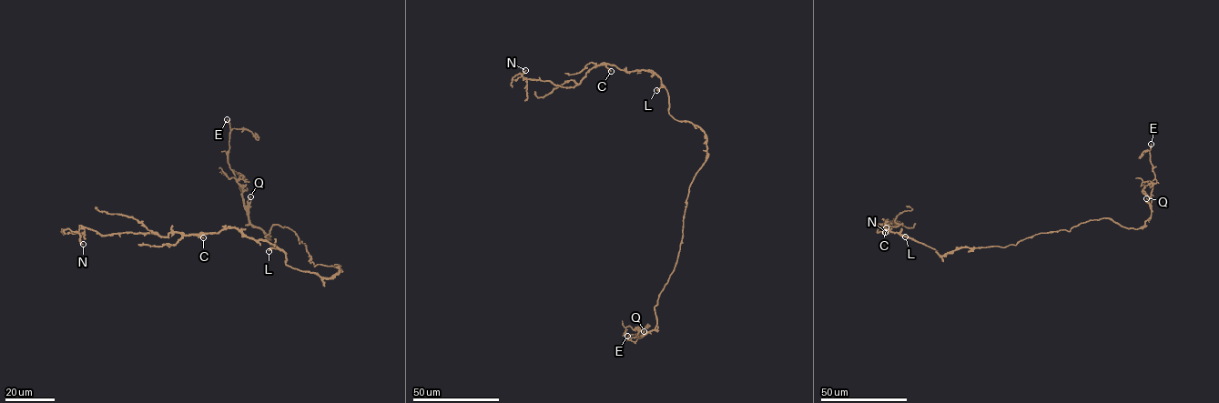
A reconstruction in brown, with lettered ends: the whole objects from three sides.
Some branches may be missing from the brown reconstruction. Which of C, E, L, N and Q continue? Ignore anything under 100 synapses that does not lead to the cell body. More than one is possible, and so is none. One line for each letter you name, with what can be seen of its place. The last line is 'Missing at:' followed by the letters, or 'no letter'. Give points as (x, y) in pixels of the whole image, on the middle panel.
E: place (627, 336)
Missing at: E

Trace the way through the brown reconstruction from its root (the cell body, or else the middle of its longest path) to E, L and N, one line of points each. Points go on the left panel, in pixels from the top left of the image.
E: (336, 266), (314, 266), (291, 229), (273, 225), (269, 239), (250, 223), (228, 162), (227, 119)
L: (336, 266), (339, 271), (333, 277), (321, 277), (288, 266), (285, 254), (279, 248), (269, 251)
N: (336, 266), (331, 277), (293, 268), (275, 245), (234, 227), (158, 236), (100, 235), (80, 226), (83, 244)

